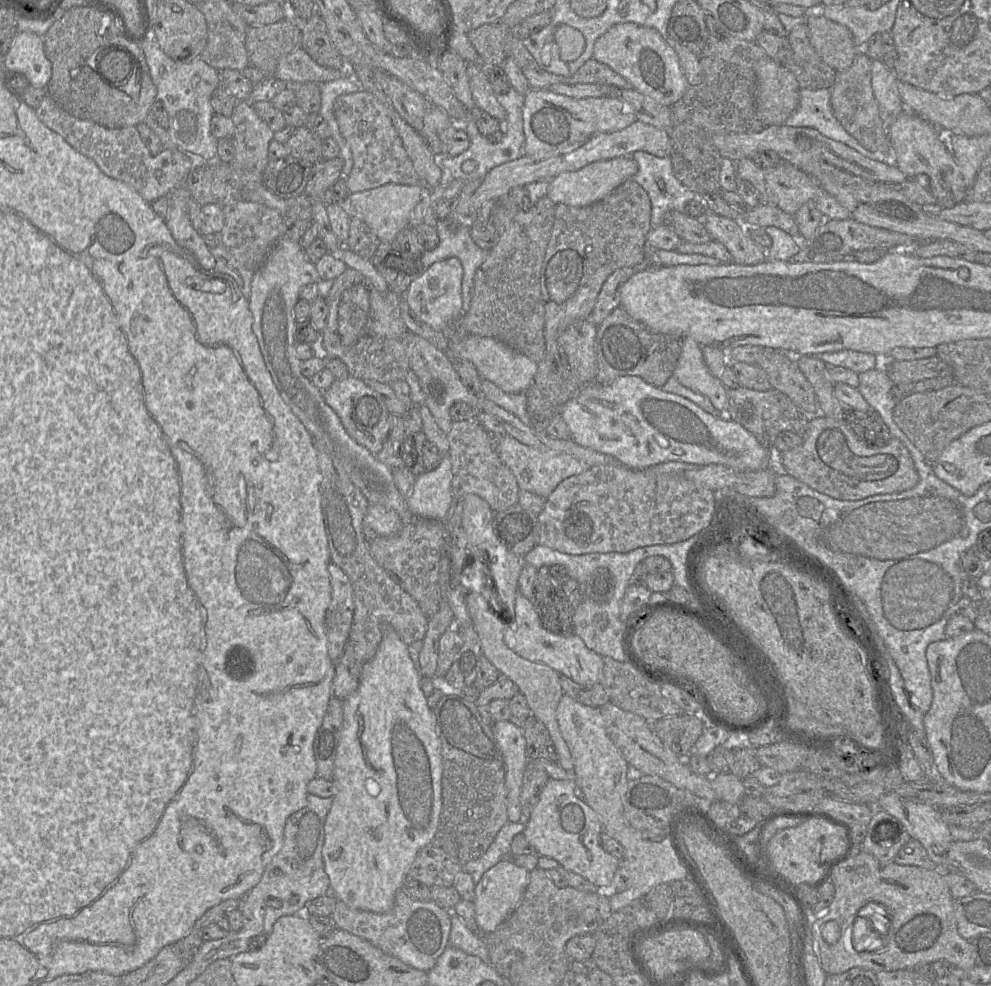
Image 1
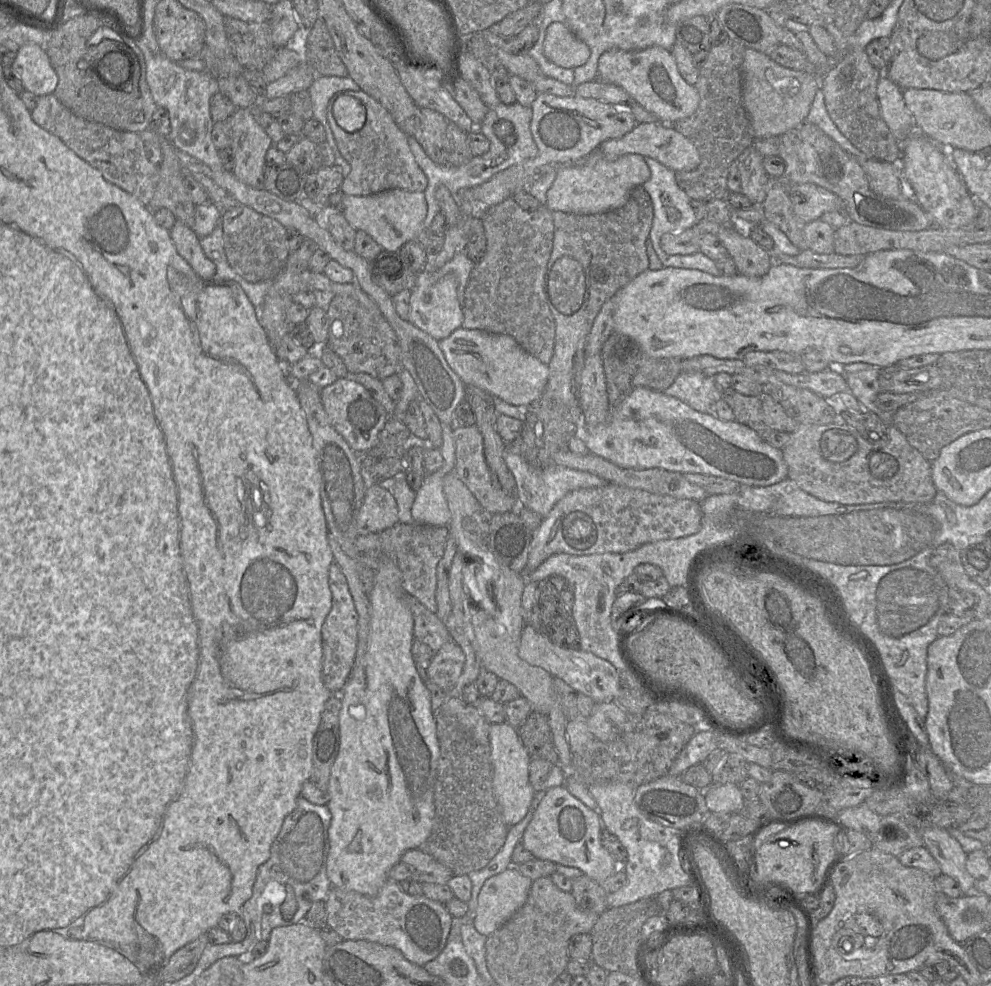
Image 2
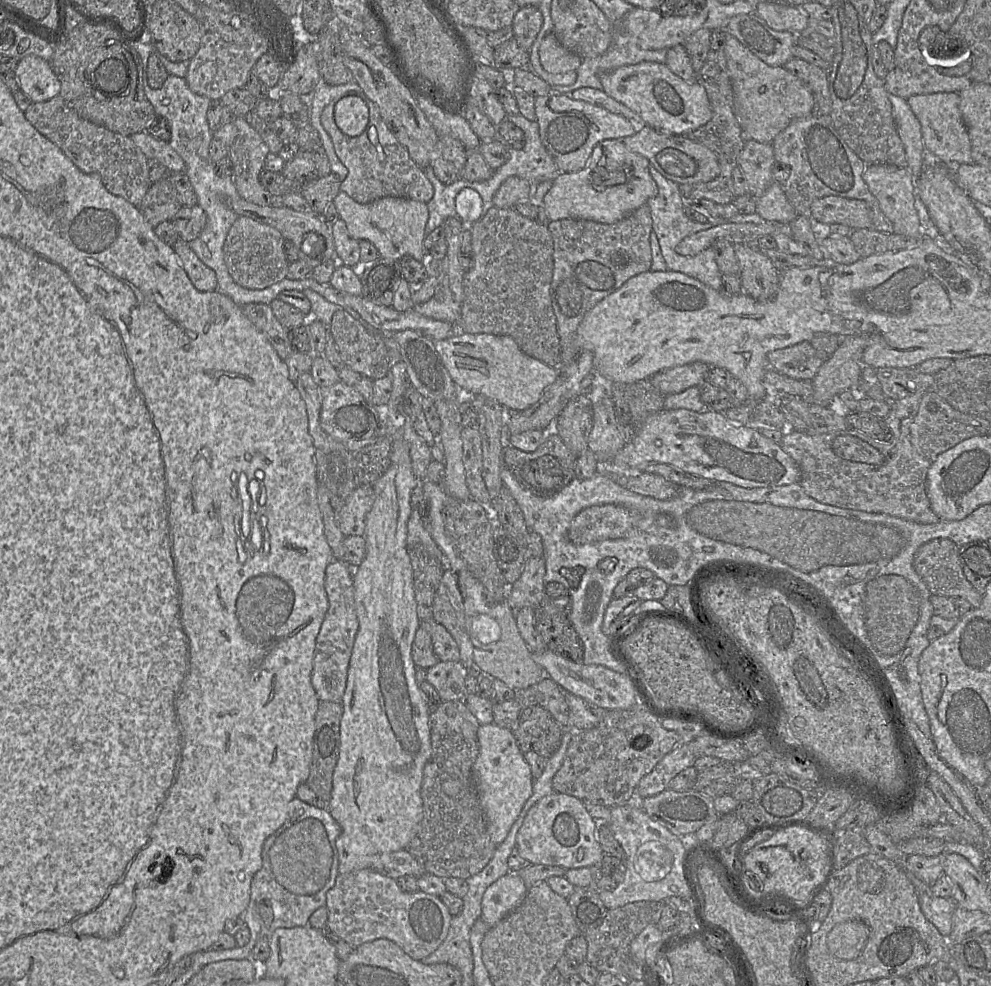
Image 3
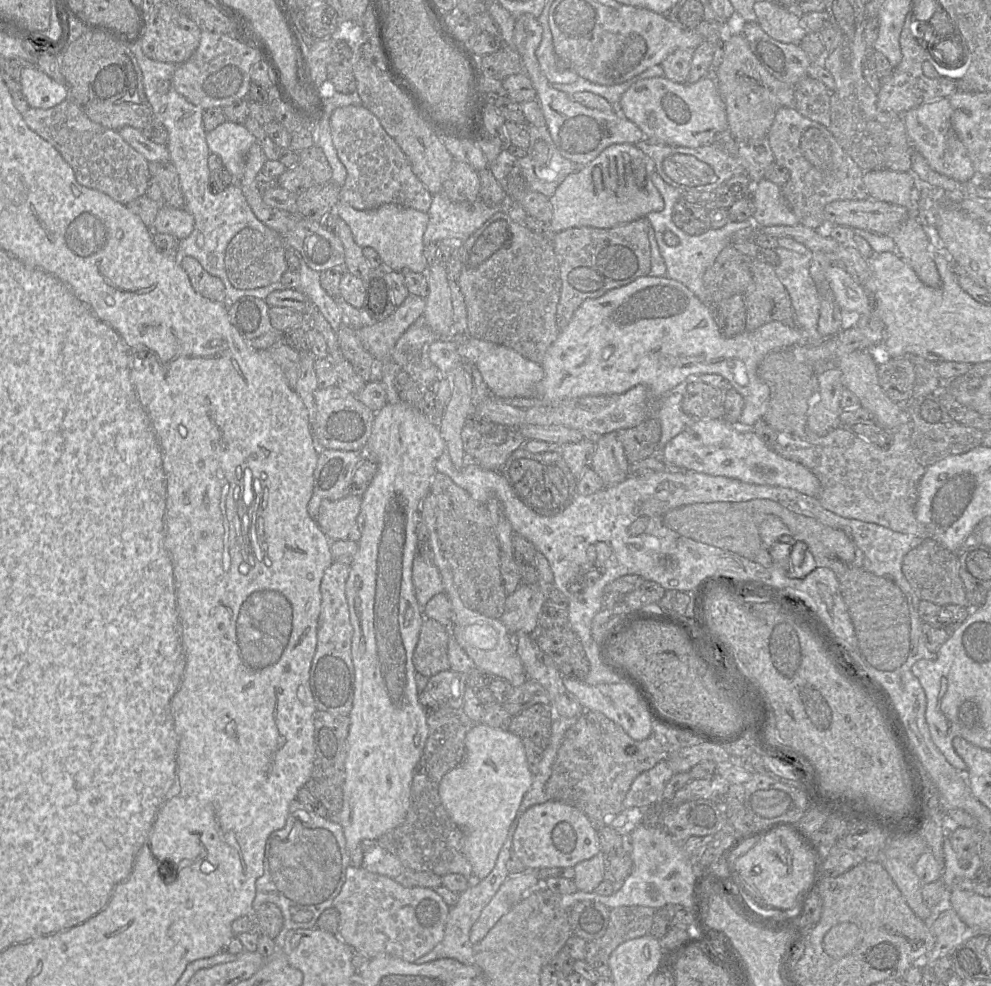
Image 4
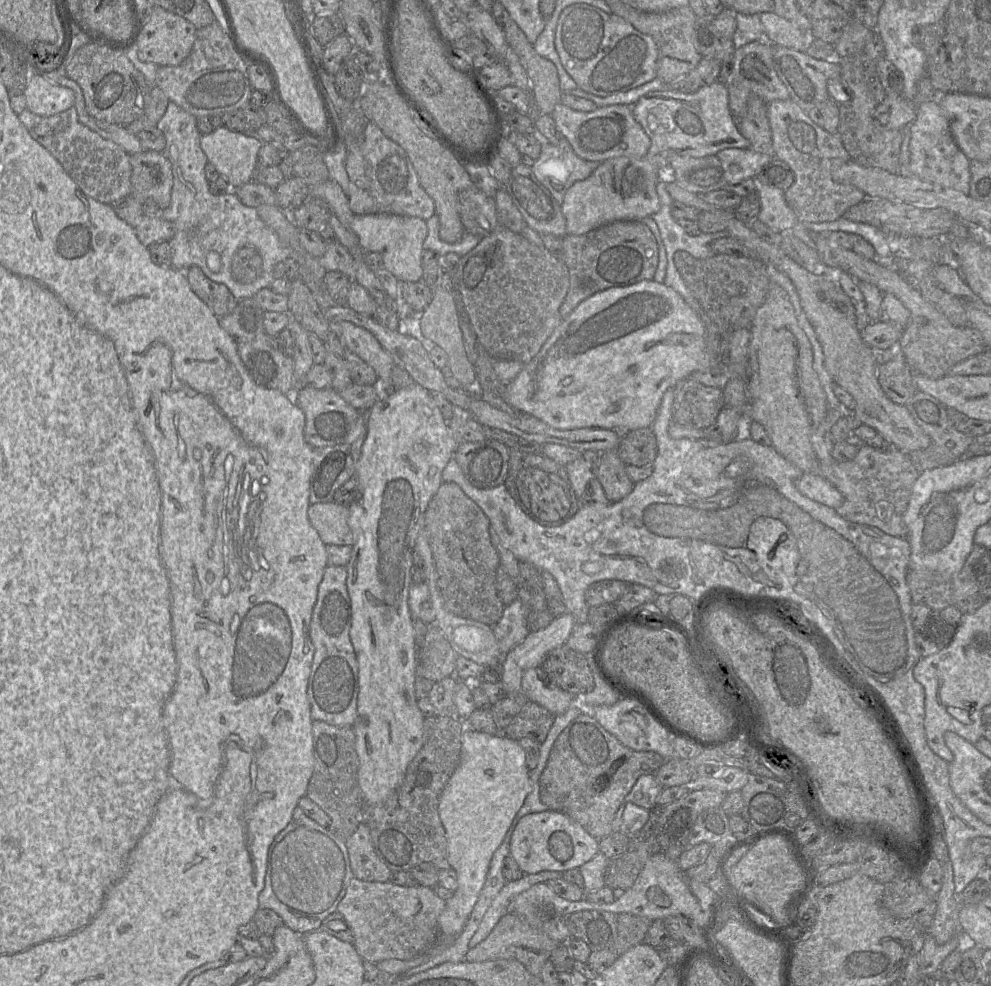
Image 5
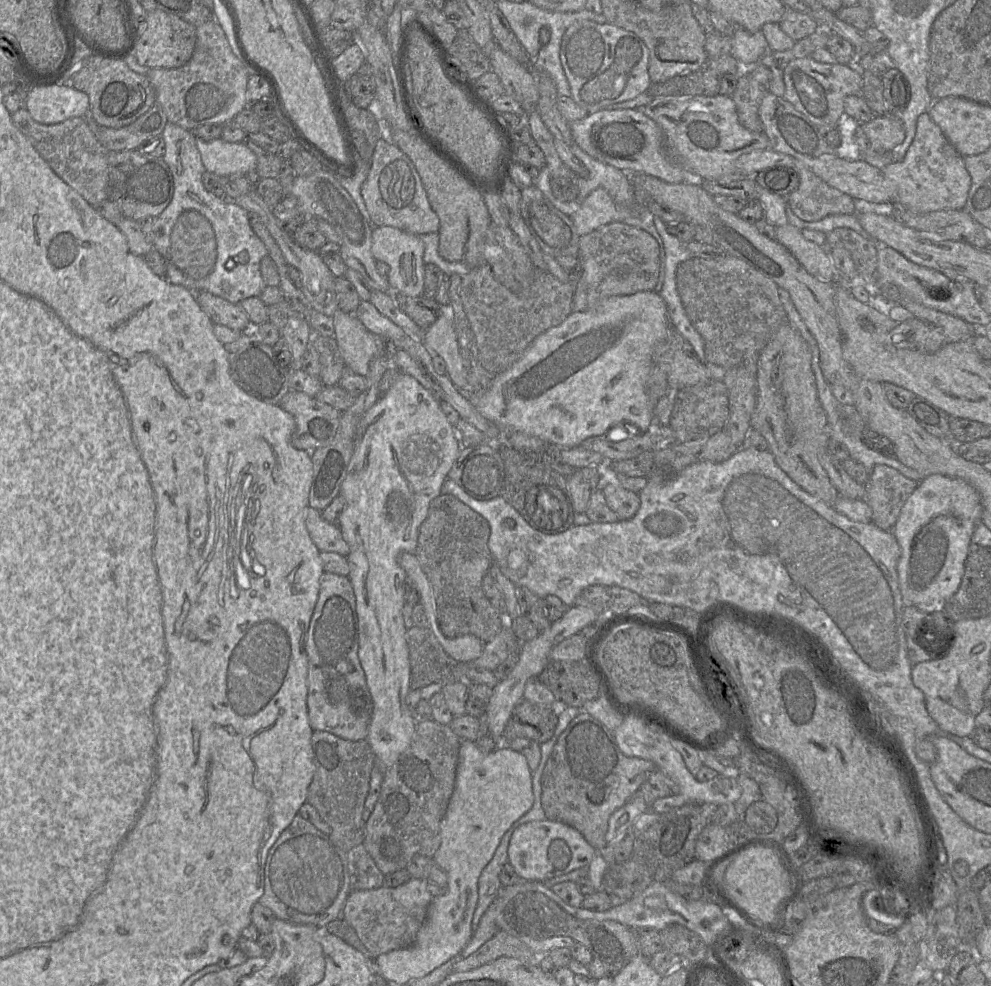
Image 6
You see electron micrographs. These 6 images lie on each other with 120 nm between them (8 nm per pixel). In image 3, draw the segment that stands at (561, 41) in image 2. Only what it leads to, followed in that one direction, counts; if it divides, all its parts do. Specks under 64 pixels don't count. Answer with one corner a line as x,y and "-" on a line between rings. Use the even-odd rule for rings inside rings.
554,32
546,35
539,48
543,68
552,74
577,71
583,59
561,45

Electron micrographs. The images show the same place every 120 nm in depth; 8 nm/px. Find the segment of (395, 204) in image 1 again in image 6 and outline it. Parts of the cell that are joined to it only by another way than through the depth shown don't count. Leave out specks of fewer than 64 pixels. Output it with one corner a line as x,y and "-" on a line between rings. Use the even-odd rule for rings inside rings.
377,226
372,229
371,253
376,261
389,266
388,281
391,293
418,297
424,292
424,243
419,236
391,226

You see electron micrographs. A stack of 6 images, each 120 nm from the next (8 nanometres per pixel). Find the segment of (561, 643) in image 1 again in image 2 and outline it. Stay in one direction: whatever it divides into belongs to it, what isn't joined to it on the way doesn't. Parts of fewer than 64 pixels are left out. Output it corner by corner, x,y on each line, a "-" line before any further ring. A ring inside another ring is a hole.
525,624
523,628
518,656
533,666
545,669
553,677
562,679
573,689
590,697
595,703
616,700
619,691
619,672
609,661
581,648
563,648
531,625

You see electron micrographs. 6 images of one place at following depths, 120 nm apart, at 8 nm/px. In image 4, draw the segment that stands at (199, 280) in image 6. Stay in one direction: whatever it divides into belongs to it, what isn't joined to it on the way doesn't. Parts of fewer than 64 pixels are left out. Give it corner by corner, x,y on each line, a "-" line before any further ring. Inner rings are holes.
170,85
168,93
161,95
156,87
148,90
144,86
144,93
151,105
153,119
159,121
168,132
167,147
170,161
179,175
180,187
184,196
184,209
194,218
194,229
185,239
179,241
178,258
190,256
195,258
211,275
218,277
224,284
227,303
234,303
242,297
251,296
265,300
276,290
290,290
279,281
268,286
255,289
237,289
229,281
225,271
225,251
231,239
242,229
251,228
264,235
280,235
263,224
253,213
239,186
234,182
221,193
214,193
210,188
211,171
208,167
210,151
206,142
207,132
203,127
204,110
188,102
-
214,254
218,261
215,266
210,264
208,255

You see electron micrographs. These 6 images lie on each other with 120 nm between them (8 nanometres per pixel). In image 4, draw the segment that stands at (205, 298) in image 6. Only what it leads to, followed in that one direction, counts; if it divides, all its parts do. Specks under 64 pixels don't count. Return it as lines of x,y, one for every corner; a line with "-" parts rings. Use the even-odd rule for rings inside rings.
190,256
182,257
180,265
197,293
209,300
227,304
225,287
218,277
208,273
195,258

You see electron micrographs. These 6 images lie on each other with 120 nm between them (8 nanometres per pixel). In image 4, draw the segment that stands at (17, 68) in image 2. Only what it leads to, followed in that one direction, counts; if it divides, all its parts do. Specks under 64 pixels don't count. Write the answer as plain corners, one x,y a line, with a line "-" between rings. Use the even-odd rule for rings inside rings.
29,67
21,70
21,92
30,108
49,109
69,97
66,84
59,84
44,72

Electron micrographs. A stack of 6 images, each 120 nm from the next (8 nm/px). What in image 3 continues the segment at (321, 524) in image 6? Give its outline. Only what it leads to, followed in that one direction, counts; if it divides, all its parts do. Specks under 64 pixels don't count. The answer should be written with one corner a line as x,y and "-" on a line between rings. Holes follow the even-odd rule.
372,485
357,486
339,512
339,526
345,537
362,536
365,518
375,500

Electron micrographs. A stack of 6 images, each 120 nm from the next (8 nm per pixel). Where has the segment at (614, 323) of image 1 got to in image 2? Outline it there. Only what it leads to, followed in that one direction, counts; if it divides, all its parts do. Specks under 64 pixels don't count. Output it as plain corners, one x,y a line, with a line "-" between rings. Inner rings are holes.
616,332
604,342
600,355
611,408
619,405
637,387
664,392
682,372
681,359
650,357
633,339

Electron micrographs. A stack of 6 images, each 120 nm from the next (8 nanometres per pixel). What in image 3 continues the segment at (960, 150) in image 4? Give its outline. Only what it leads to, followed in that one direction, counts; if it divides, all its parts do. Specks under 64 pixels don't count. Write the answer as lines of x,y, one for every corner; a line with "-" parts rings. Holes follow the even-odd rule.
934,93
914,95
907,99
908,105
921,125
927,155
934,156
947,165
972,163
971,141
959,109
960,93

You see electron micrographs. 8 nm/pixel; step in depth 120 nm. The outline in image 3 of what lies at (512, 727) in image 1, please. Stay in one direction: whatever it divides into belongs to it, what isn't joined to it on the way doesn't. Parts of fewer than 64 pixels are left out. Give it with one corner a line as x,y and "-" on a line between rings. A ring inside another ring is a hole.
493,722
477,731
479,754
472,767
472,781
477,791
492,842
500,845
532,795
533,777
529,764
519,749
512,730

